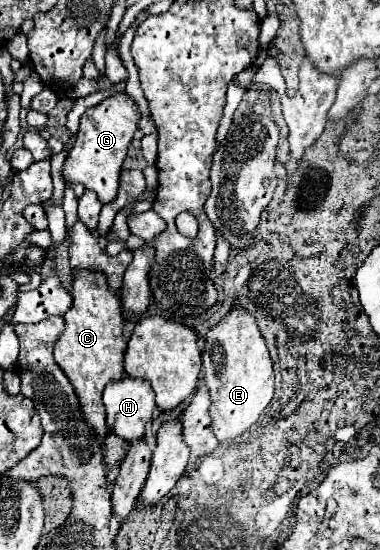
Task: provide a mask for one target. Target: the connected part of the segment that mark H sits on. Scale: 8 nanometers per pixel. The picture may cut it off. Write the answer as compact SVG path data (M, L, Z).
M125 376L105 388L103 404L111 432L131 444L145 436L145 426L153 420L155 394L149 382Z

